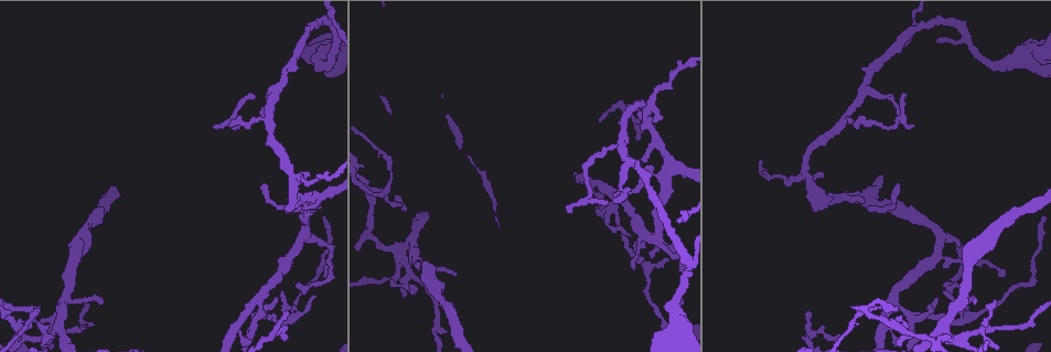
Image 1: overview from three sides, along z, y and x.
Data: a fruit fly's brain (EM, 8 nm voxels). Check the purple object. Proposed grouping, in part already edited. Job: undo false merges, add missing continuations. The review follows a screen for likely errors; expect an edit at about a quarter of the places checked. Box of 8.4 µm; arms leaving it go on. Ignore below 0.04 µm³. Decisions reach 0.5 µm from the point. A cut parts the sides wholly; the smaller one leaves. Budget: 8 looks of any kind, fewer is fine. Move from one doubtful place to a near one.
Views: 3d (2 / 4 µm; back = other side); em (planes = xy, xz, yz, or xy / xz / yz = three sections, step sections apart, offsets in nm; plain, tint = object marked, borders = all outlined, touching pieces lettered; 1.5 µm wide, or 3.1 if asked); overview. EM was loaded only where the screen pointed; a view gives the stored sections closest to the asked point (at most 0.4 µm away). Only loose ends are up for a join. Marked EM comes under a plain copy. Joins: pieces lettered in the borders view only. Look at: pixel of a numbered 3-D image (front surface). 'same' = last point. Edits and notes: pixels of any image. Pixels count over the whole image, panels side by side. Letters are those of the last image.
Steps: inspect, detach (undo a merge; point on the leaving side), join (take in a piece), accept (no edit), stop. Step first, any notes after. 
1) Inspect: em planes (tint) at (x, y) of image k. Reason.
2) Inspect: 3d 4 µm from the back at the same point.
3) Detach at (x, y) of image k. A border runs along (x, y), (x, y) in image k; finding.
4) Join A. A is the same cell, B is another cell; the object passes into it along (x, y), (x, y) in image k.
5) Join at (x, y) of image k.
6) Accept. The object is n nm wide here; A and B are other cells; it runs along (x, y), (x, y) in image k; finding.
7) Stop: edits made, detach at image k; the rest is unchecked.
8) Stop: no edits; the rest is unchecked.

Inspect: 3d 2 µm at (900, 185) of image 1. An open end.

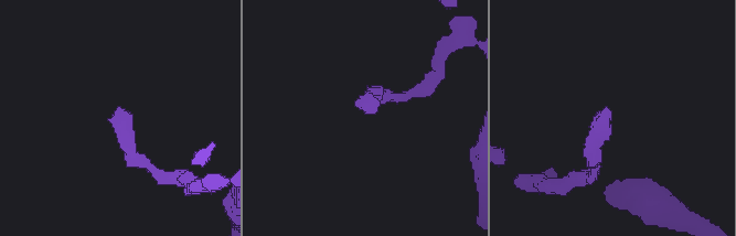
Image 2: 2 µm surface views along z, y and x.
Inspect: em planes (borders) at (367, 113) of image 2.

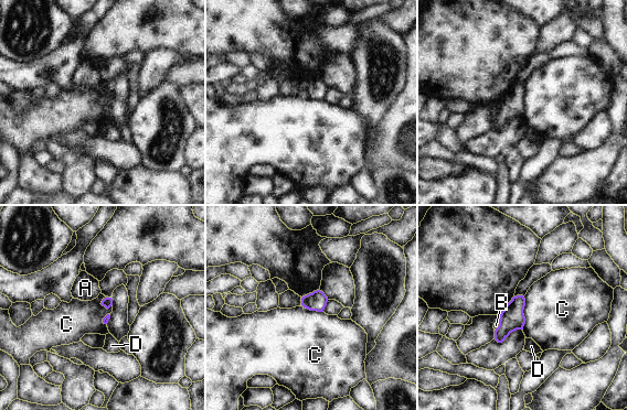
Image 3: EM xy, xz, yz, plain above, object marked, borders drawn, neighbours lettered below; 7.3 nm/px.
Accept. A, B, C and D are other cells; no lettered piece goes on from it.

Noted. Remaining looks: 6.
Inspect: em xy step 4 (tint) at (914, 125) of image 1. Branch stops here.

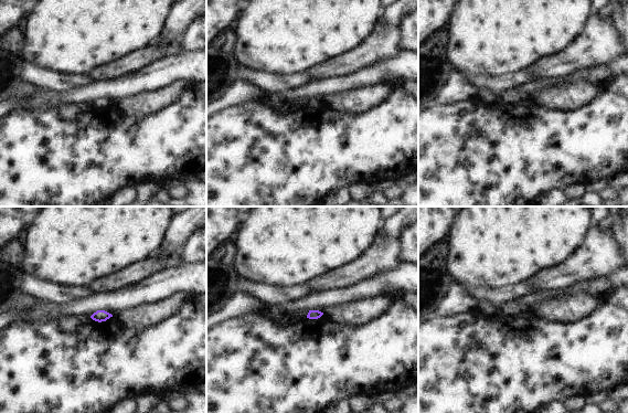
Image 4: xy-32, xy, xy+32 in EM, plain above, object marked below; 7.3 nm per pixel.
Inspect: em xy step 4 (borders) at the same point.

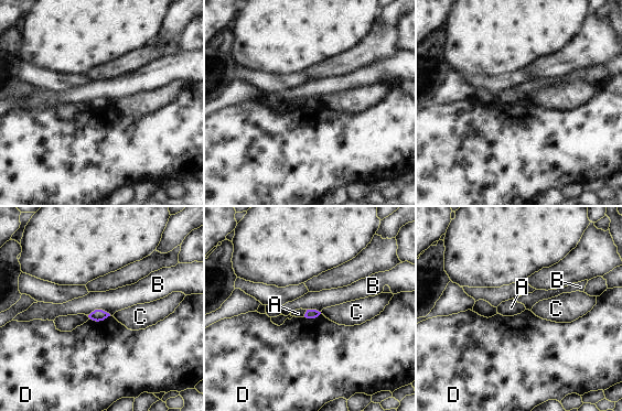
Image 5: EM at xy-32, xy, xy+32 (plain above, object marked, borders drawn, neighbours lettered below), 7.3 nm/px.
Accept. The longest contact is with B, 170 nm; A, B, C and D are other cells; no lettered piece goes on from it.

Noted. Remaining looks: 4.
Inspect: 3d 4 µm at (292, 179) of image 1. Abrupt turn.

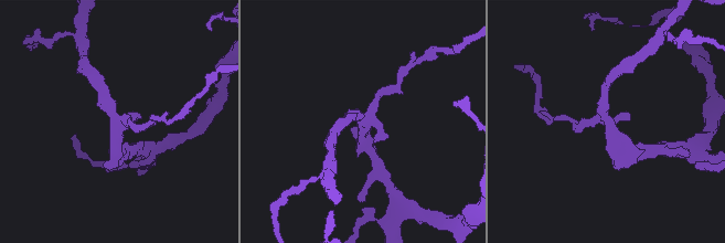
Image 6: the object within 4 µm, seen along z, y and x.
Inspect: em yz step 4 (tint) at (607, 118) of image 6. 3 arms meet here; shape alone is not enough.

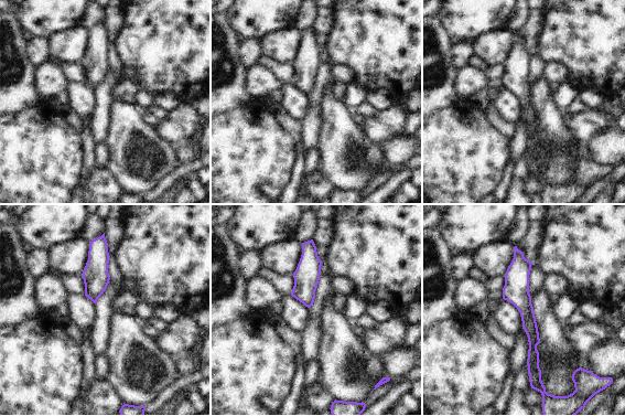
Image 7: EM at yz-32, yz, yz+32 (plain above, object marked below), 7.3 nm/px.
Inspect: em planes (borders) at the same point. Cut it another way.

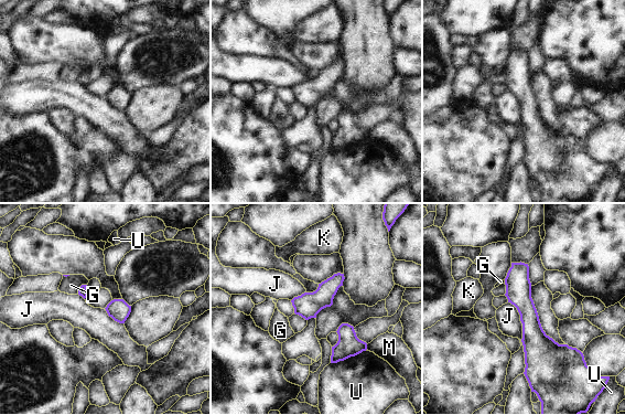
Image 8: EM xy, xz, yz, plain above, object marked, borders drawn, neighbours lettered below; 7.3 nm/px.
Accept. G, J, K, M and U are other cells; a border runs along (508, 301), (519, 315), (521, 339) in image 8; all the same cell.

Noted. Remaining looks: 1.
Stop: no edits; the rest is unchecked.

